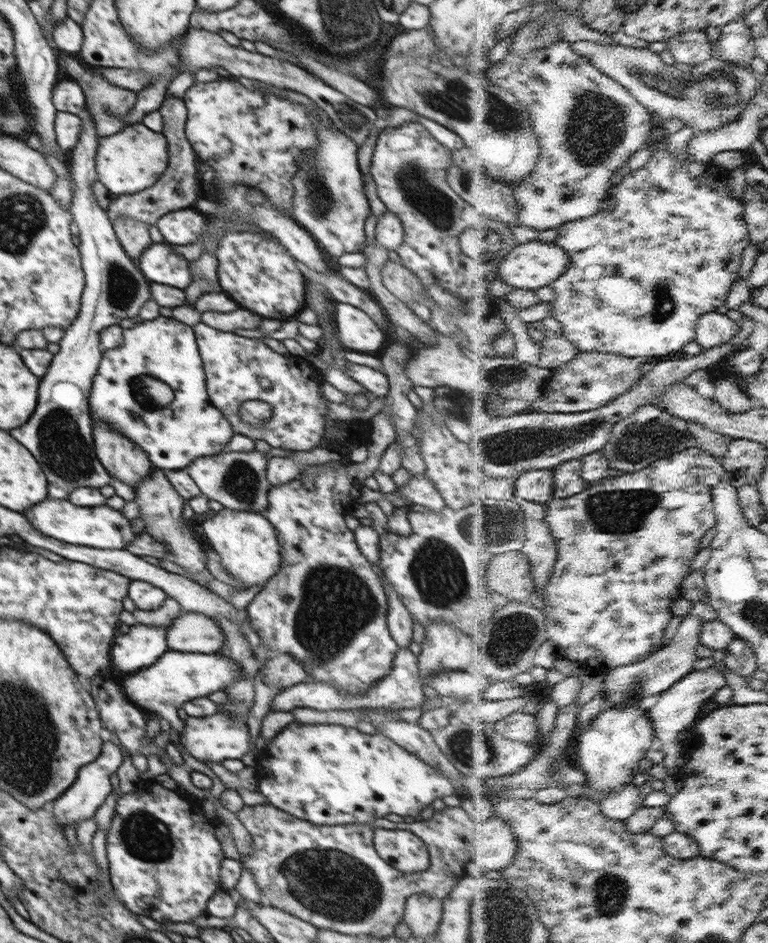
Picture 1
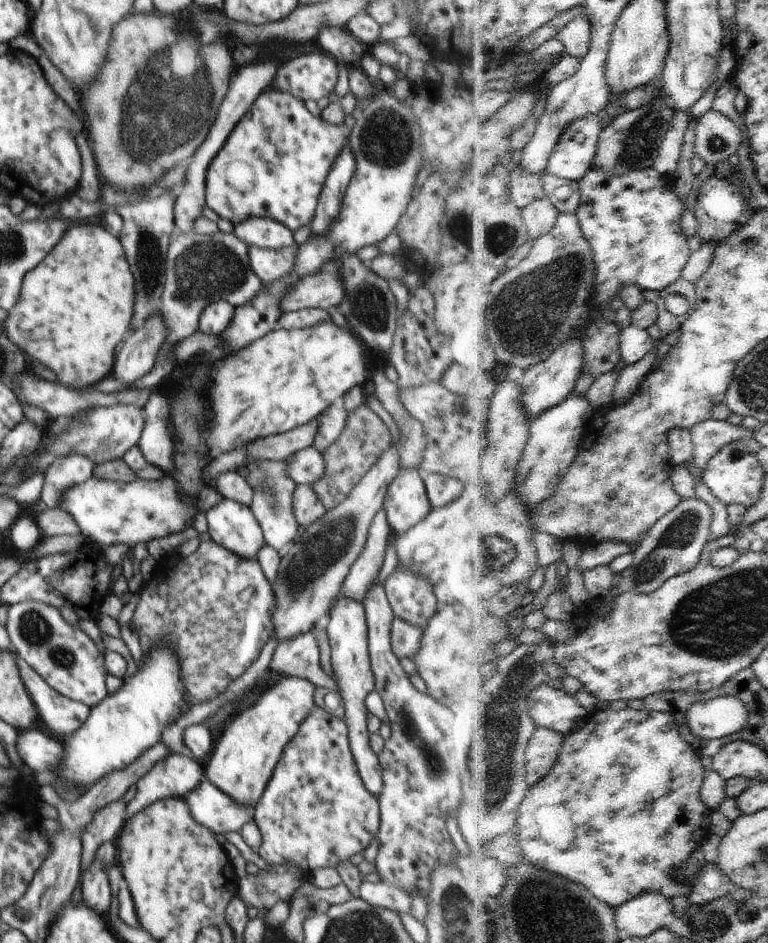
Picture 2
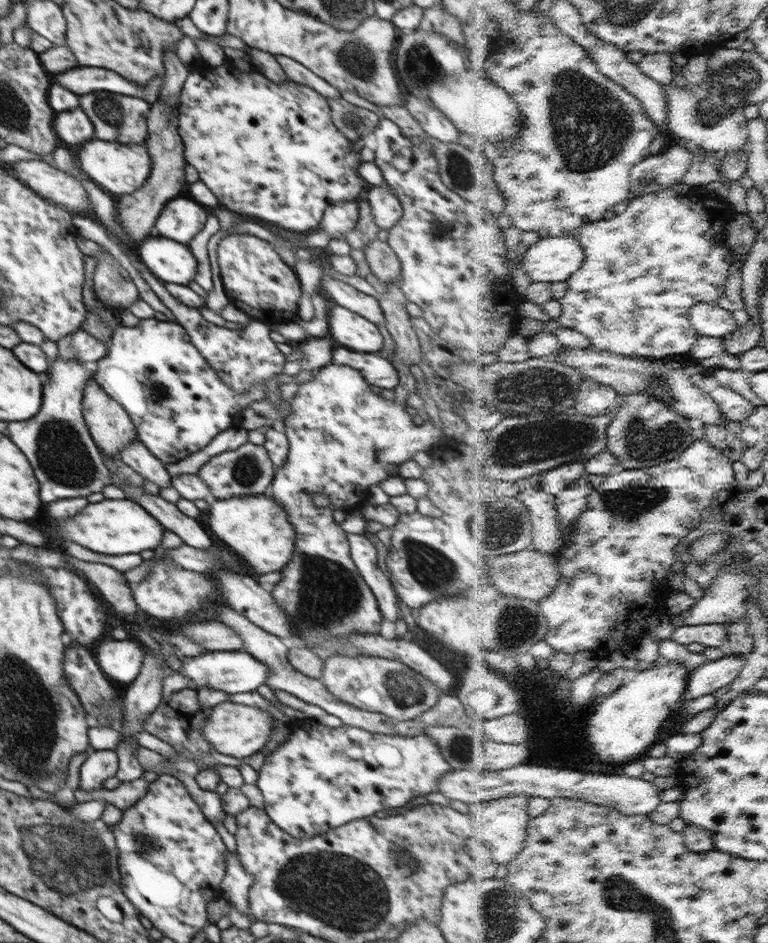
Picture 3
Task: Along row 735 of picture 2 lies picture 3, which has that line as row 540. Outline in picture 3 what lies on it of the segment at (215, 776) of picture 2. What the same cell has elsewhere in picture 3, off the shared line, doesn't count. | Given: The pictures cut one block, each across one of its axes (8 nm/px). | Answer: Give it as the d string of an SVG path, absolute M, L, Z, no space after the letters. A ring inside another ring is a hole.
M267 494L259 496L244 496L224 500L211 500L210 516L208 516L209 529L214 533L214 538L220 539L220 544L230 547L240 559L244 560L256 576L267 572L282 570L292 559L295 550L296 532L288 521L288 514L284 506Z

